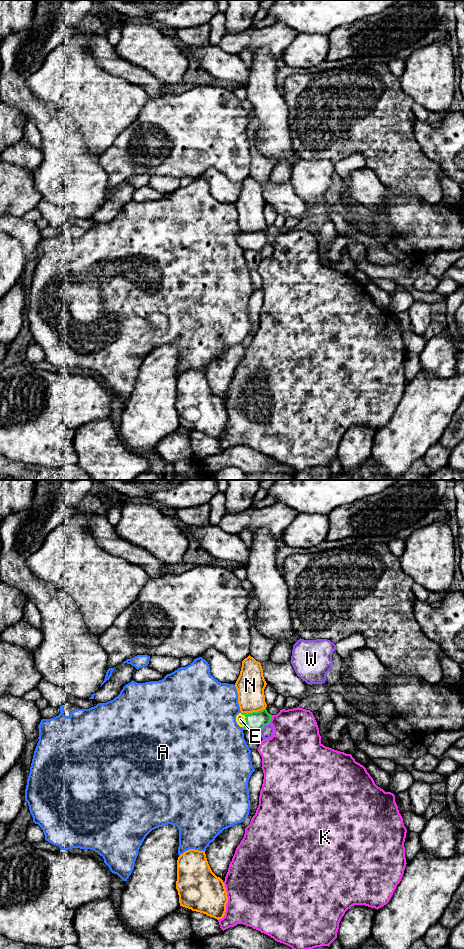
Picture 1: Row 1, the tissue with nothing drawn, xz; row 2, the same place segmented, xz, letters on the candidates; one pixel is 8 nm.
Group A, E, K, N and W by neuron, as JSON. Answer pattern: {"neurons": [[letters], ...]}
{"neurons": [["A"], ["E"], ["K"], ["N"], ["W"]]}

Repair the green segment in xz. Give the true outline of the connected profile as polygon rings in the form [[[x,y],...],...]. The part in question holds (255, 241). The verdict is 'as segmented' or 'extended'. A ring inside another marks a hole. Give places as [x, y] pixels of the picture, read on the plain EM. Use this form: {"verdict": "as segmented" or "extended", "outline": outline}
{"verdict": "extended", "outline": [[[265,228],[248,234],[239,233],[236,236],[236,242],[243,250],[260,252],[266,245],[270,244],[272,236]]]}

